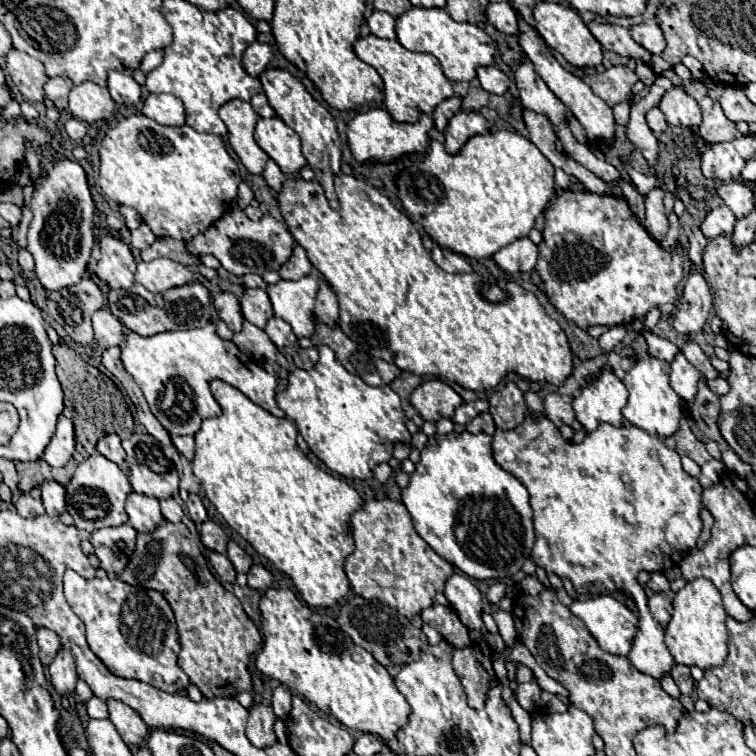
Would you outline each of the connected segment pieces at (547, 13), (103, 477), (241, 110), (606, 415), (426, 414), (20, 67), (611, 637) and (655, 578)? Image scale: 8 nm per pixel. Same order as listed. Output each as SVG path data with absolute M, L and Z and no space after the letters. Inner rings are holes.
M538 1L534 9L534 19L536 19L536 31L546 41L546 45L556 49L570 65L580 67L580 69L602 65L602 47L574 9L564 7L560 3Z
M94 453L84 463L78 465L74 477L66 485L66 507L68 513L74 517L74 525L84 531L124 525L128 521L124 503L130 493L132 493L132 485L124 475L124 471L116 463L102 457L100 453Z
M234 99L220 107L220 119L228 127L228 141L244 167L252 175L262 175L268 163L268 155L254 141L254 129L258 123L258 115L250 103Z
M602 369L596 381L590 381L578 397L574 397L572 407L576 419L582 423L584 431L594 431L602 423L614 427L624 425L622 409L626 407L628 391L624 383L608 369Z
M430 379L414 389L410 403L424 421L436 423L440 419L450 419L456 407L462 405L462 397L454 393L444 381Z
M12 49L8 55L6 55L6 69L14 81L14 85L18 87L18 91L28 99L28 101L34 101L34 103L42 103L44 101L44 83L48 81L48 75L44 73L44 65L18 51L18 49Z
M600 594L594 599L574 601L570 611L584 619L588 631L600 647L612 655L628 655L638 631L638 617L612 595Z
M652 573L650 575L650 581L646 583L652 591L656 591L656 593L670 593L670 585L668 585L668 579L664 577L664 573Z

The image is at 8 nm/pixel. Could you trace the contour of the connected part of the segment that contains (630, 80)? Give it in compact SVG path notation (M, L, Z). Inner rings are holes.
M610 67L604 73L584 77L584 83L594 91L594 95L604 99L608 107L614 107L616 103L628 99L630 89L636 81L636 73L628 67Z

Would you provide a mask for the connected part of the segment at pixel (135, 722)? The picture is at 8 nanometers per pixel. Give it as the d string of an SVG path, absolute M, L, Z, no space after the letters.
M110 699L108 701L108 711L110 711L110 721L114 723L116 731L120 733L120 737L126 745L136 745L136 747L146 745L150 729L132 707L124 705L122 701Z

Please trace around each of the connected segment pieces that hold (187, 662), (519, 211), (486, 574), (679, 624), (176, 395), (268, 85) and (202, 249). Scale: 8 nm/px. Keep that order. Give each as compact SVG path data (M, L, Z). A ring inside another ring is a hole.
M164 521L156 531L140 533L132 559L118 577L132 587L154 589L166 597L166 601L170 603L170 607L174 611L176 627L178 627L178 635L180 635L178 665L188 675L190 683L202 691L204 697L214 699L214 697L218 697L218 693L220 693L220 697L234 697L236 693L250 691L252 677L248 673L248 663L250 663L250 657L254 655L254 651L260 647L262 635L256 629L256 625L248 619L248 615L244 613L238 597L234 593L226 591L220 585L220 581L216 581L216 577L208 569L204 555L200 553L198 545L196 545L192 533L188 531L188 527L184 523L174 525L174 523Z
M500 129L496 133L474 135L458 155L448 155L442 143L432 141L424 161L412 163L412 167L404 169L396 183L404 209L440 247L464 253L470 259L486 259L504 245L526 237L532 231L536 219L544 213L554 195L554 171L554 165L530 139L516 131Z
M448 433L432 435L422 449L422 457L416 463L416 471L410 475L410 483L402 489L402 503L406 505L416 533L452 567L472 579L508 579L518 573L524 561L530 557L534 545L532 509L528 503L526 487L496 465L492 457L492 437L486 433L472 435Z
M694 579L686 583L672 601L674 613L666 627L666 647L676 663L682 665L698 665L700 669L708 669L714 665L722 665L728 655L728 631L726 631L726 611L722 607L720 593L712 587L710 579Z
M206 323L192 331L164 331L152 337L140 337L126 329L122 363L142 389L150 411L170 435L196 435L206 417L220 415L222 409L210 391L210 383L214 379L236 387L272 415L292 421L276 403L276 375L254 365L232 341L218 337L214 323Z
M268 69L268 71L264 71L260 75L260 81L262 81L262 87L266 91L270 107L276 111L276 115L288 127L292 127L300 135L300 139L302 139L302 153L304 153L308 165L312 167L312 171L316 175L316 181L324 187L324 193L326 193L326 197L330 201L330 207L332 209L340 209L338 197L334 193L334 177L340 173L340 159L342 159L340 147L342 147L342 143L340 143L340 135L338 135L338 129L336 129L336 123L334 123L332 115L288 71Z
M240 207L226 211L216 223L212 223L212 227L208 227L208 231L188 241L190 251L198 255L214 255L222 267L236 277L244 277L248 273L264 275L266 271L278 271L292 255L292 245L294 237L290 235L286 223L274 219L272 215L264 215L260 221L250 221Z

